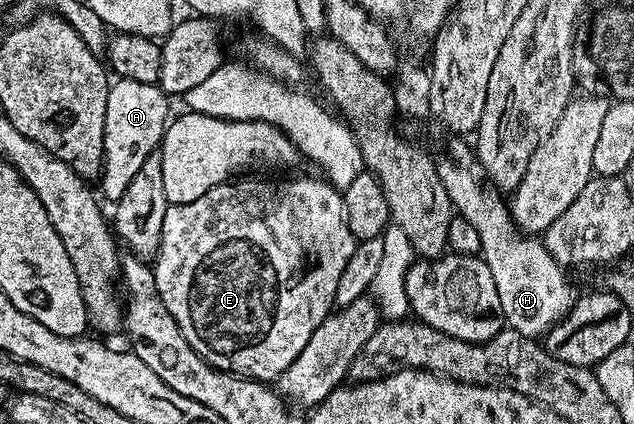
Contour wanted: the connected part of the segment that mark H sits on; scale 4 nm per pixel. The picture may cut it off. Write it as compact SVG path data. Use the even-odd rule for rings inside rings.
M459 146L455 150L455 158L459 161L459 166L454 166L451 162L438 163L439 175L458 217L469 220L469 224L473 224L481 236L481 257L487 262L489 270L493 272L493 279L496 280L506 325L527 338L542 339L547 331L552 330L571 311L571 305L577 297L576 291L571 291L571 286L563 275L566 274L564 267L553 260L538 237L520 236L517 233L510 205L495 186L481 177L480 171L473 165L472 151L468 147L466 150Z

